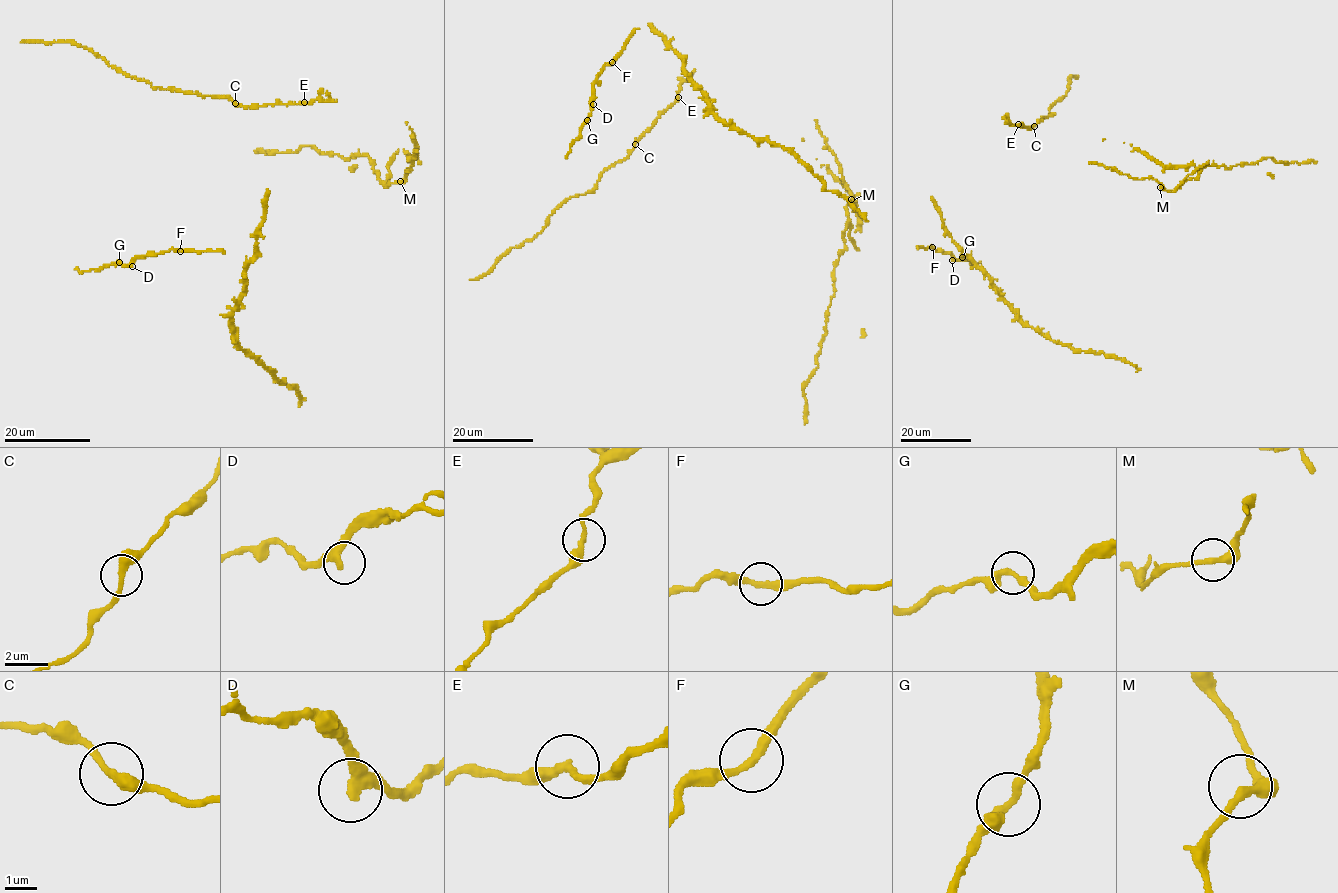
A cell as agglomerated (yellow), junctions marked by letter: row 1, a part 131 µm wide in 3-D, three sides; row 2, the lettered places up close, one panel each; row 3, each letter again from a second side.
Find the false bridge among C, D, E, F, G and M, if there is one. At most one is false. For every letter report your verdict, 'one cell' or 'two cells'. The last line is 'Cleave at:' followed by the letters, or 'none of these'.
C: one cell
D: one cell
E: one cell
F: one cell
G: one cell
M: one cell
Cleave at: none of these

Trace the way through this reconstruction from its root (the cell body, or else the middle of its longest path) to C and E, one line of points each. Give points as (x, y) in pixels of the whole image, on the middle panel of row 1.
C: (688, 79), (680, 84), (675, 101), (635, 143)
E: (688, 79), (680, 84), (678, 97)

